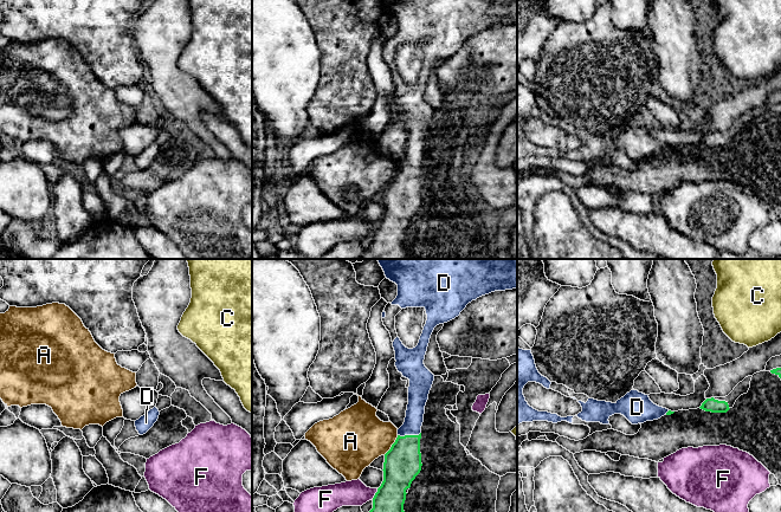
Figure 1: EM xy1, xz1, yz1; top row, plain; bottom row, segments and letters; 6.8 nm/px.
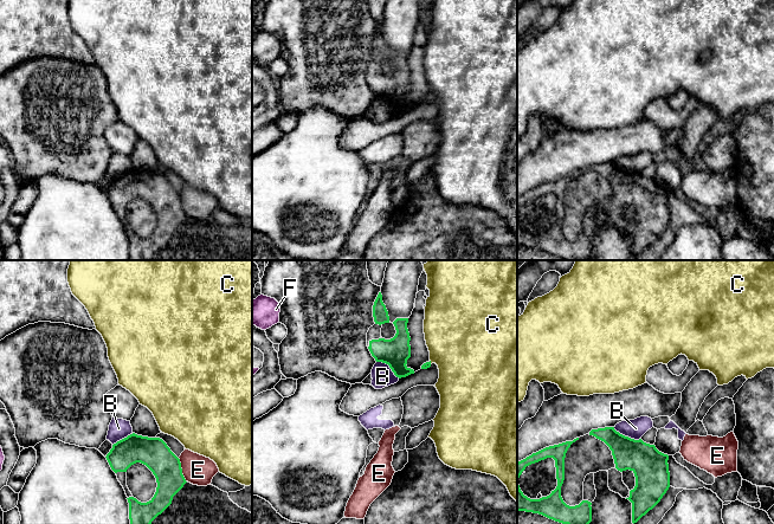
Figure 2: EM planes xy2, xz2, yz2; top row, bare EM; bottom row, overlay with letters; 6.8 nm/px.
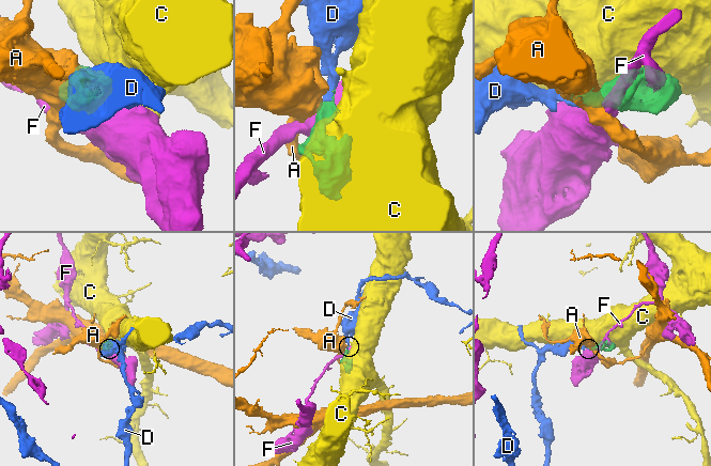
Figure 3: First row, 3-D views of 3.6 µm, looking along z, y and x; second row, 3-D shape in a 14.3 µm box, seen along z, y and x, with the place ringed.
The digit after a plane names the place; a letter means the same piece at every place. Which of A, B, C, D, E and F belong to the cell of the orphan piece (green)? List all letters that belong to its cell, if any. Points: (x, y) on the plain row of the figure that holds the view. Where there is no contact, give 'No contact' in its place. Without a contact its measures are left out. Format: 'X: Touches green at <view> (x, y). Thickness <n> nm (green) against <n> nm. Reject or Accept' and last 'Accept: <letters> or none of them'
A: Touches green at xz1 (392, 180). Thickness 260 nm (green) against 400 nm. Reject
B: Touches green at yz2 (626, 172). Thickness 240 nm (green) against 130 nm. Reject
C: Touches green at xz2 (430, 97). Thickness 50 nm (green) against 460 nm. Reject
D: Touches green at xz1 (408, 170). Thickness 260 nm (green) against 130 nm. Accept
E: Touches green at xy2 (181, 205). Thickness 200 nm (green) against 200 nm. Reject
F: Touches green at xz1 (375, 229). Thickness 280 nm (green) against 180 nm. Reject
Accept: D

